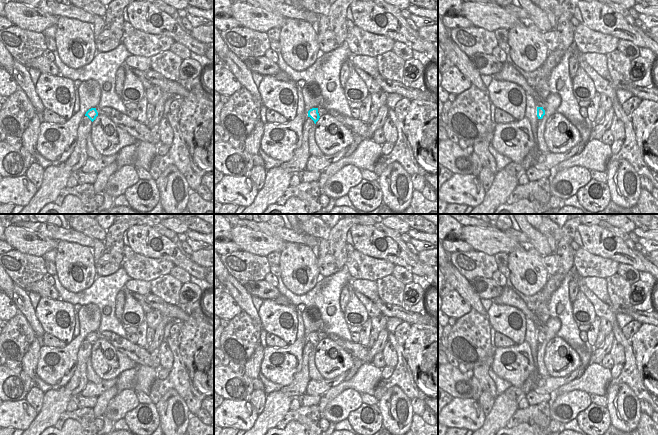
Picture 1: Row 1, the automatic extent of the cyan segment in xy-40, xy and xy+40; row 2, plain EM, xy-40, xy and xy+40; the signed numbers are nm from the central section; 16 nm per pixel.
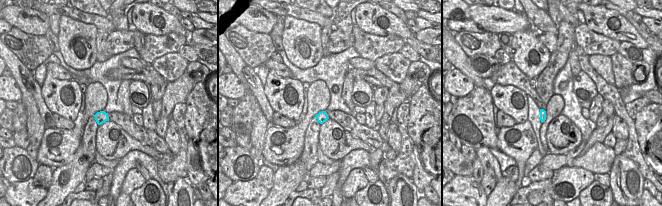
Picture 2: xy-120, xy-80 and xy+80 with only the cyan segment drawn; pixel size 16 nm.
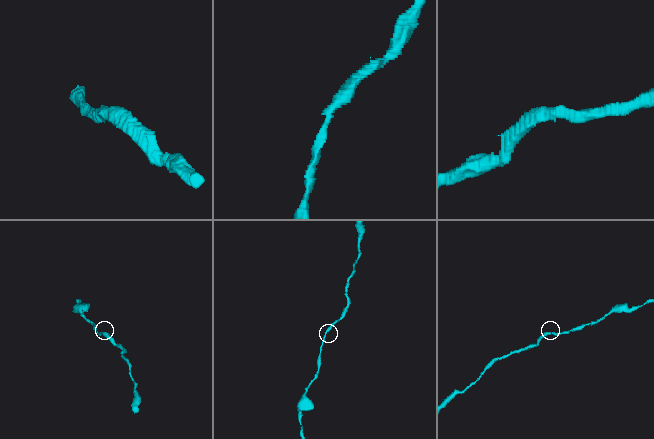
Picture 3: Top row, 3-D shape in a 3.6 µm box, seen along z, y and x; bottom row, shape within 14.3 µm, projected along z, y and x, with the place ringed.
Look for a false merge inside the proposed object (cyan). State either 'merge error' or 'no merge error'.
no merge error

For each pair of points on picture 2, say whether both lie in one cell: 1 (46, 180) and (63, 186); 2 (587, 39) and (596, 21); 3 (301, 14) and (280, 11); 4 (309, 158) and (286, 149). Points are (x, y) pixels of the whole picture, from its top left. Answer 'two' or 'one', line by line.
1: two
2: two
3: one
4: two

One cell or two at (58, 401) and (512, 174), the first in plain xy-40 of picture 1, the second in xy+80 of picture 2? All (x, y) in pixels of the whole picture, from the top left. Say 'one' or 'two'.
two

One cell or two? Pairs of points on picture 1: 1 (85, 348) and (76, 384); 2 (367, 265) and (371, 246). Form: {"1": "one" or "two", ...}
{"1": "one", "2": "two"}

